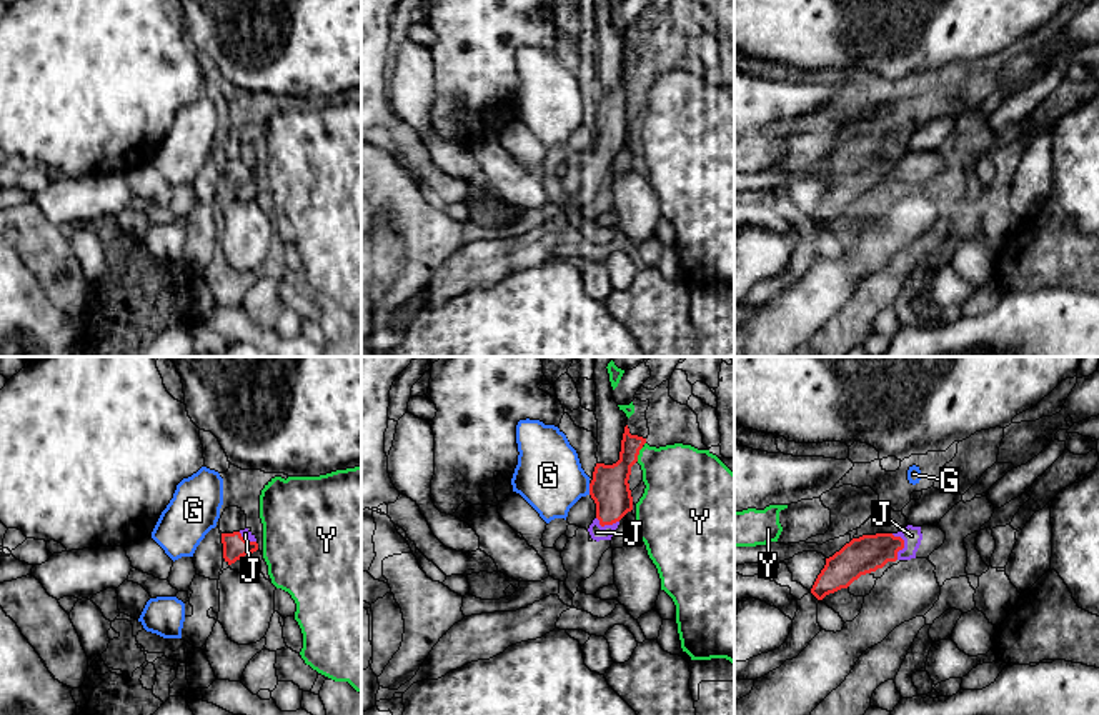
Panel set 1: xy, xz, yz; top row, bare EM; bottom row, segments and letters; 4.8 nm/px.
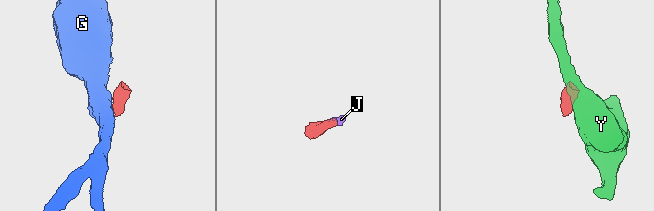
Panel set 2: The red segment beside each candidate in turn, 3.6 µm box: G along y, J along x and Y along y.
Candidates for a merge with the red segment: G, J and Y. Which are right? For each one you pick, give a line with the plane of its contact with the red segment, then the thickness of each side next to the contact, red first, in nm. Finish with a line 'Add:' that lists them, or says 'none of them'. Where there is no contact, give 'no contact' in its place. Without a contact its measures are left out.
J: yz | 180/90 nm
Add: J

